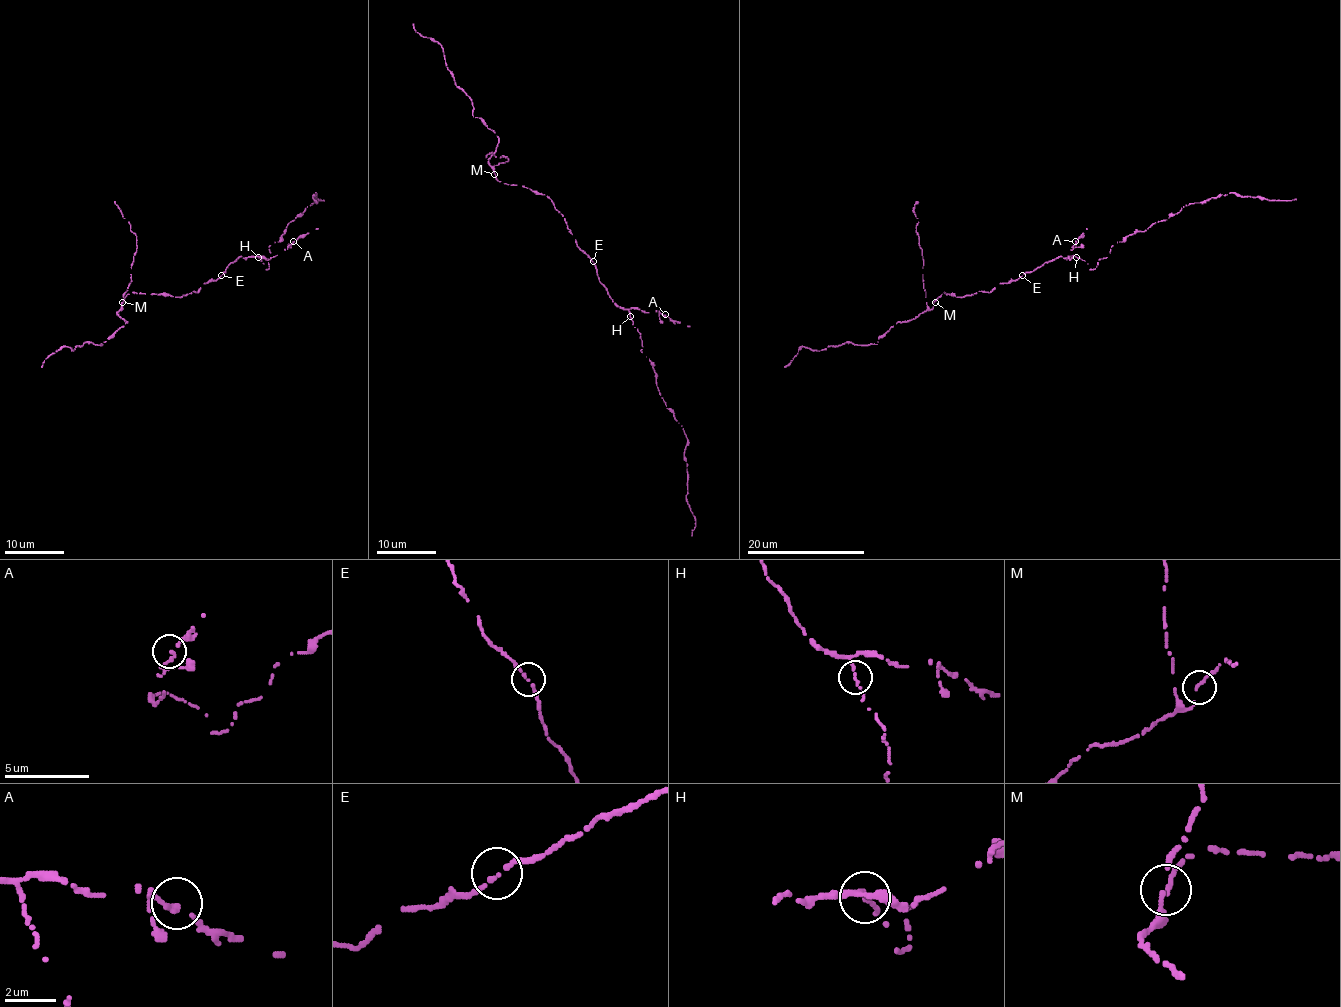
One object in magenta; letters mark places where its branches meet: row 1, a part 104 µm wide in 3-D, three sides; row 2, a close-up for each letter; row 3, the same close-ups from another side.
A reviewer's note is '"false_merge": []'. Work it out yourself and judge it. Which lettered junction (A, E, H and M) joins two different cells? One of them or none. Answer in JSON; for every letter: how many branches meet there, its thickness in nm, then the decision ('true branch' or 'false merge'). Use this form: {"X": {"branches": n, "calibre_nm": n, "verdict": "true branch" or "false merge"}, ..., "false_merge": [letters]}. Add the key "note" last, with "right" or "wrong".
{"A": {"branches": 2, "calibre_nm": 180, "verdict": "true branch"}, "E": {"branches": 2, "calibre_nm": 160, "verdict": "true branch"}, "H": {"branches": 2, "calibre_nm": 150, "verdict": "true branch"}, "M": {"branches": 2, "calibre_nm": 150, "verdict": "true branch"}, "false_merge": [], "note": "right"}

